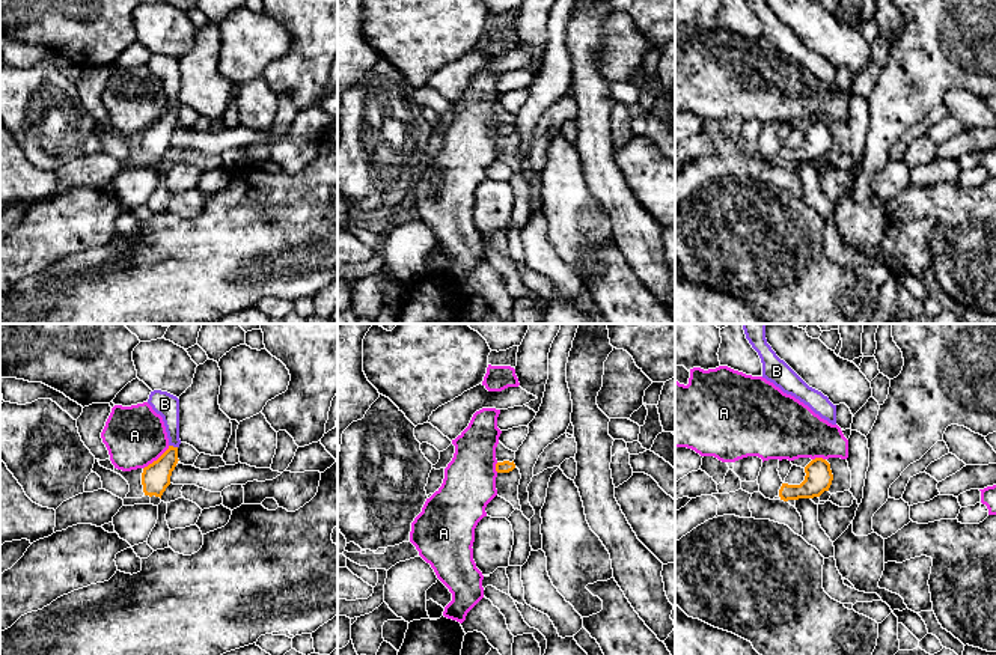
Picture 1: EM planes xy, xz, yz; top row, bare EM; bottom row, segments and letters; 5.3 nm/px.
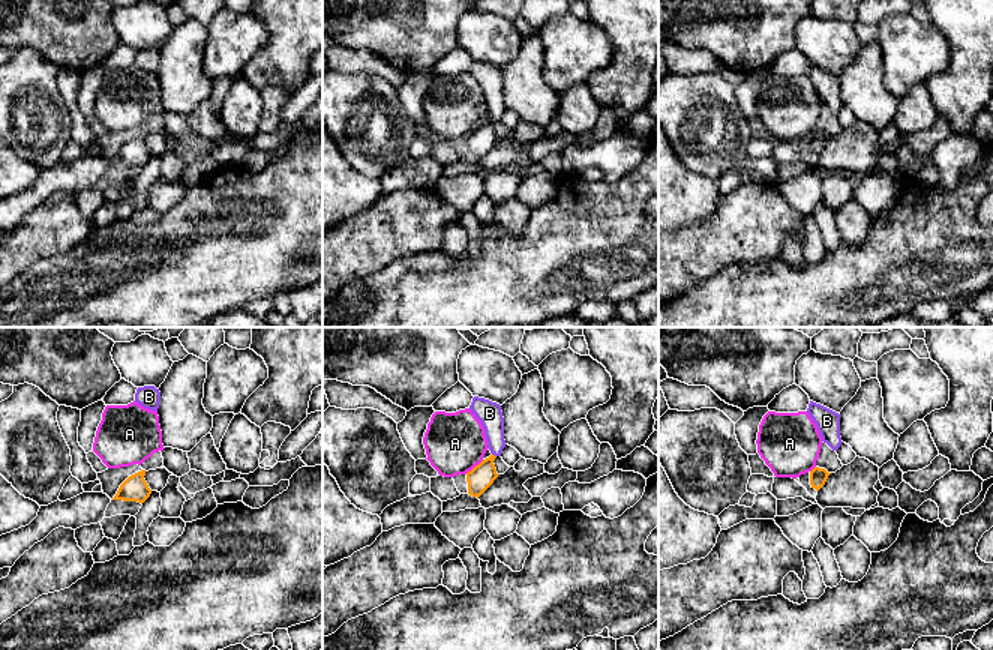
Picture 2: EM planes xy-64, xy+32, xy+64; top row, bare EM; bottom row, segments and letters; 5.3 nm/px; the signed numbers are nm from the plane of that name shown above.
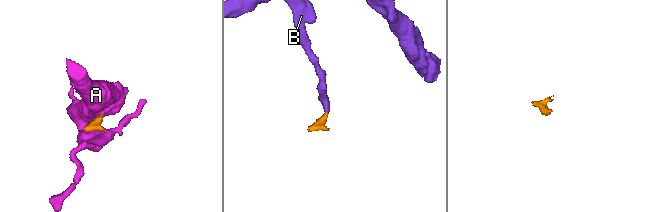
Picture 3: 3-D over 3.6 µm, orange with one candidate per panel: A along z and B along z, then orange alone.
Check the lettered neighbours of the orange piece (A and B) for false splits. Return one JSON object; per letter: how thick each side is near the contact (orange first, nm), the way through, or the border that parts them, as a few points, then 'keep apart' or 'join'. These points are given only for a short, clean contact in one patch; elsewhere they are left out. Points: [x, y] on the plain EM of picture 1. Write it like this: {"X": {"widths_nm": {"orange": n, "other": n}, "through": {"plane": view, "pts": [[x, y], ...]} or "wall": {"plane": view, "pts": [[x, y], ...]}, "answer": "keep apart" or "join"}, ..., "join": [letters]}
{"A": {"widths_nm": {"orange": 160, "other": 320}, "wall": {"plane": "xy", "pts": [[169, 109], [143, 131]]}, "answer": "keep apart"}, "B": {"widths_nm": {"orange": 160, "other": 130}, "through": {"plane": "xy", "pts": [[155, 140], [169, 122], [172, 109], [172, 83], [164, 67]]}, "answer": "join"}, "join": ["B"]}

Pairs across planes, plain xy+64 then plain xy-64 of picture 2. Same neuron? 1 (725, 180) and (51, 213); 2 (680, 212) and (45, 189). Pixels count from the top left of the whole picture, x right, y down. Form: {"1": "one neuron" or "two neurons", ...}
{"1": "two neurons", "2": "two neurons"}

